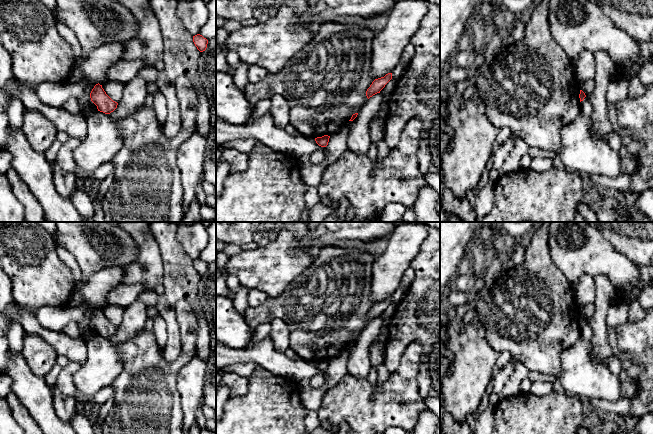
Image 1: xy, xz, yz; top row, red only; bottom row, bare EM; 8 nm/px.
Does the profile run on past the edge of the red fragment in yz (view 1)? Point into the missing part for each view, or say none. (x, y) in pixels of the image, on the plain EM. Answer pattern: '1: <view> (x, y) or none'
1: none

